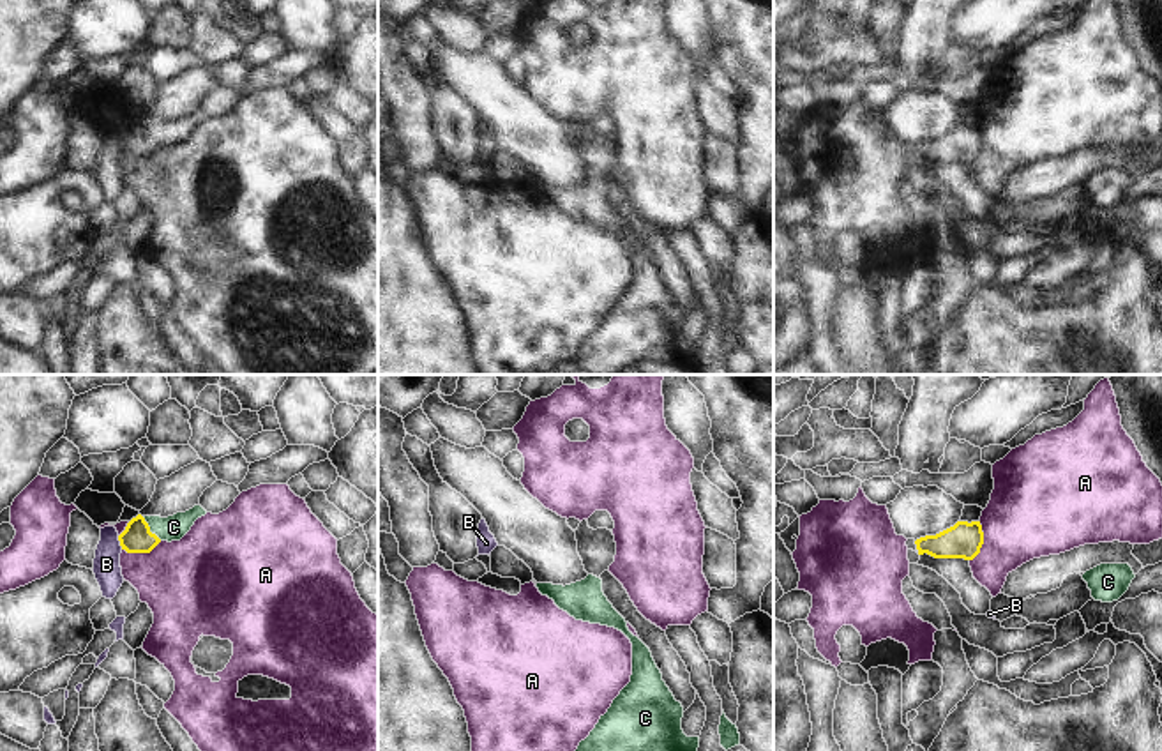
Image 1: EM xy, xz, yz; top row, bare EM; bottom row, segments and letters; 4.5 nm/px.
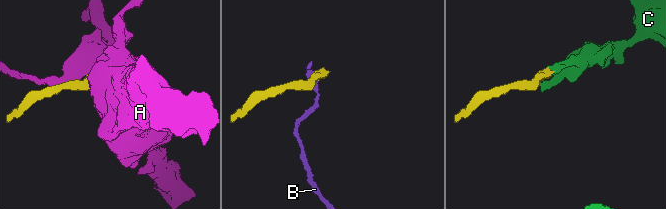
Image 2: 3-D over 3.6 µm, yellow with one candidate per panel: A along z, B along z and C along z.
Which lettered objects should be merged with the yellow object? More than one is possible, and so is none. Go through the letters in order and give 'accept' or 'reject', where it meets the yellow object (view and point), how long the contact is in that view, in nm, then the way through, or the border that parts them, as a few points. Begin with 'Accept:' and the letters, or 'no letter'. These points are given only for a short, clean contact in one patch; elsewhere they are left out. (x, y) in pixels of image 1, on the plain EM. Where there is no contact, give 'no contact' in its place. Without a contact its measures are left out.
Accept: C
A: reject; contact yz (982, 145); length 190 nm; border yz (980, 126), (982, 151), (970, 165)
B: reject; contact xy (120, 147); length 70 nm; border xy (117, 140), (122, 152)
C: accept; contact xy (149, 133); length 140 nm; way xy (136, 142), (149, 133), (173, 131)

